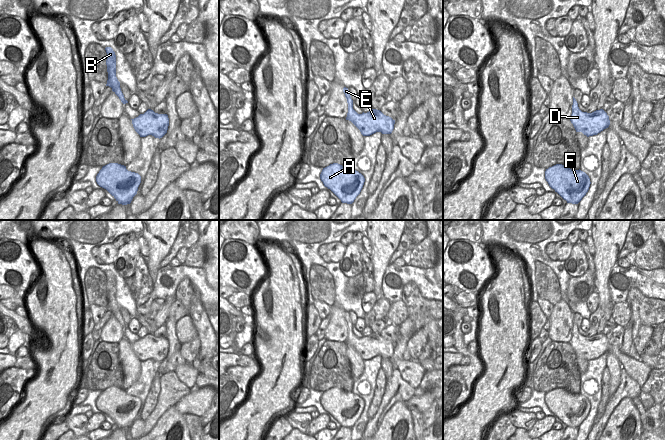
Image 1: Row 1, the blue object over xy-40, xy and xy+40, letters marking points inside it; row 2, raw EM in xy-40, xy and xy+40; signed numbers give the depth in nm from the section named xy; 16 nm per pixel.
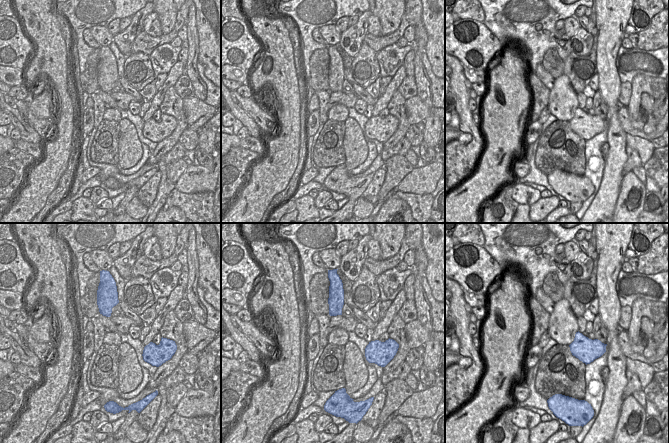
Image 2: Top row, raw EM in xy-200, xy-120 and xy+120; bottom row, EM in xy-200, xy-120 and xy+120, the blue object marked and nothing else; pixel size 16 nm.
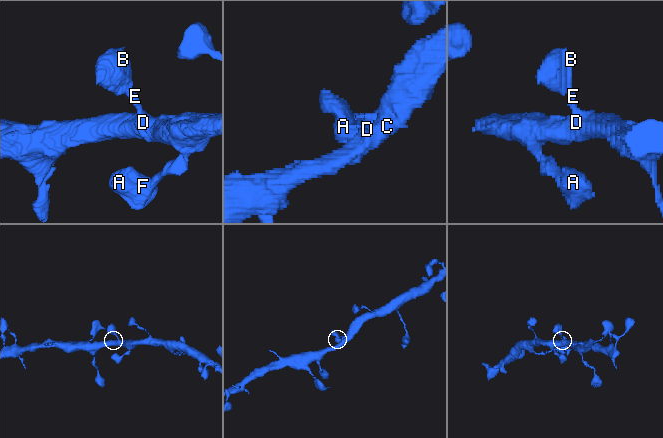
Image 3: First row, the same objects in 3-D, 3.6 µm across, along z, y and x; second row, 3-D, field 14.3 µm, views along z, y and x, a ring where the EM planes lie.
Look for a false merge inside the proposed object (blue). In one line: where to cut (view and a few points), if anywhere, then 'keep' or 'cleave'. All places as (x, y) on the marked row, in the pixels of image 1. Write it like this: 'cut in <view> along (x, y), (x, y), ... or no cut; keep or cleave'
no cut; keep

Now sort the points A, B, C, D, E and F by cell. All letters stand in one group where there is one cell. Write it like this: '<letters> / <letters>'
A B C D E F

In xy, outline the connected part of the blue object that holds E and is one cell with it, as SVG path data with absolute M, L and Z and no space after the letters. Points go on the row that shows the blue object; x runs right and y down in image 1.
M344 87L343 92L348 103L348 113L346 120L351 121L361 132L363 136L370 136L376 132L382 134L391 134L394 129L395 120L384 115L380 110L372 109L367 113L358 114L353 109L353 100L351 99L348 88Z

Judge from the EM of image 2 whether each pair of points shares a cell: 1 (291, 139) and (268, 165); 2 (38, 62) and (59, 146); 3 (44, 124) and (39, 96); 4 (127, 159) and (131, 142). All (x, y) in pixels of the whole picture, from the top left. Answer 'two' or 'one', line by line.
1: one
2: one
3: two
4: one

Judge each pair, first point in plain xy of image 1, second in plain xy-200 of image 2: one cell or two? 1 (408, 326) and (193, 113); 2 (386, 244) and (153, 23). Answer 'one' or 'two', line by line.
1: one
2: two

